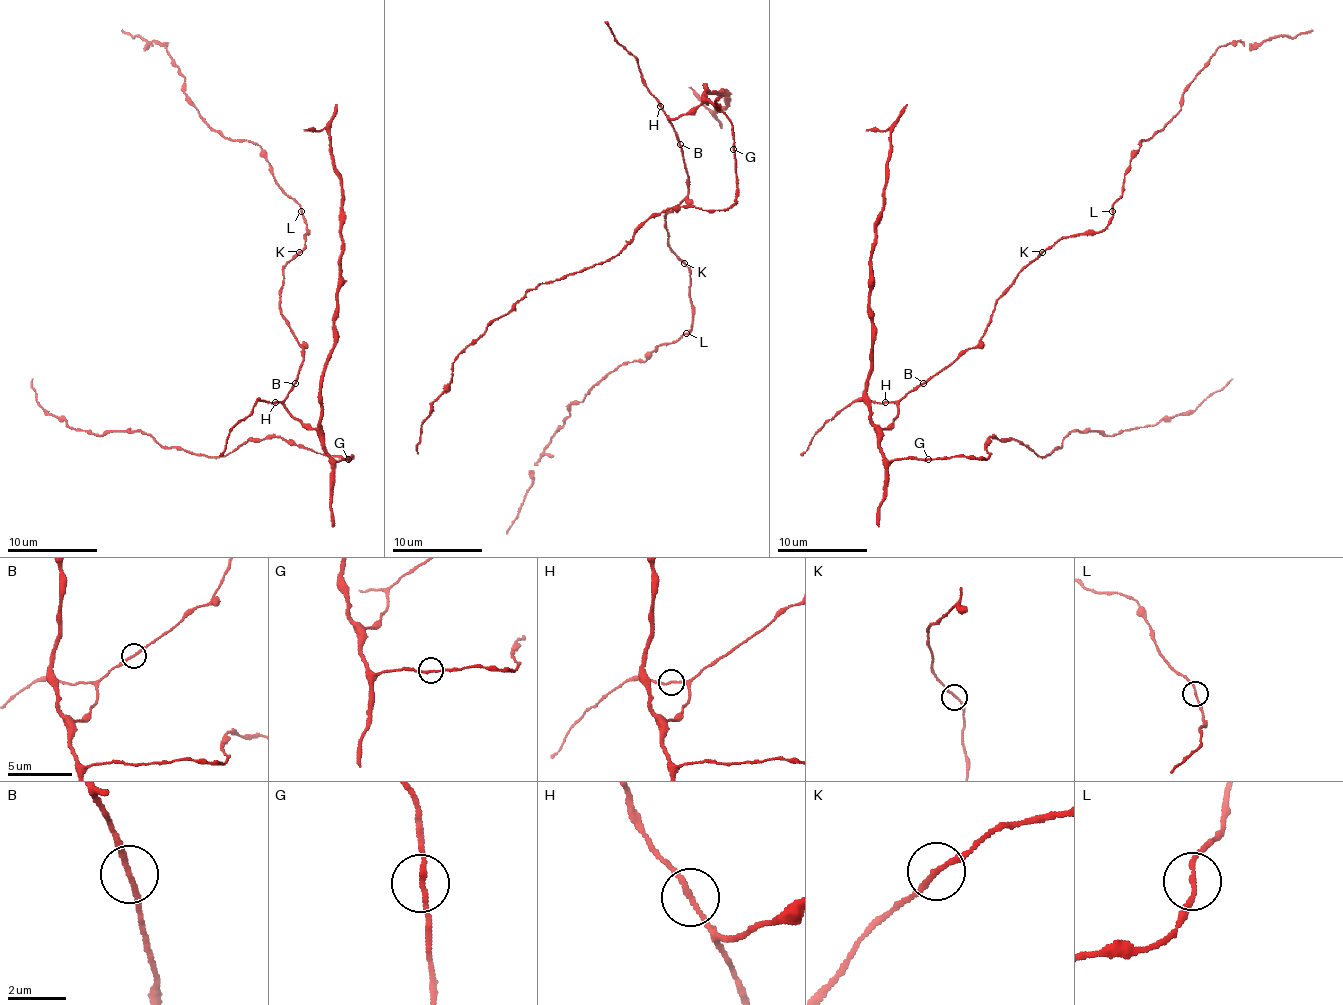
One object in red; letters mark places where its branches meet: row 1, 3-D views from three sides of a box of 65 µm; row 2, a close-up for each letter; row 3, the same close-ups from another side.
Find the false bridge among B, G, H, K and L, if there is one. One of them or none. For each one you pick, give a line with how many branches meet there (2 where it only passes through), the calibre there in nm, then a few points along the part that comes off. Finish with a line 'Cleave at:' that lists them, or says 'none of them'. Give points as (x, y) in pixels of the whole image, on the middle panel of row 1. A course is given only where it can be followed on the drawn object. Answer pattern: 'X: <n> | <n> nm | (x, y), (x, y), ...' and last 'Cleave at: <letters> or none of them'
Cleave at: none of them

